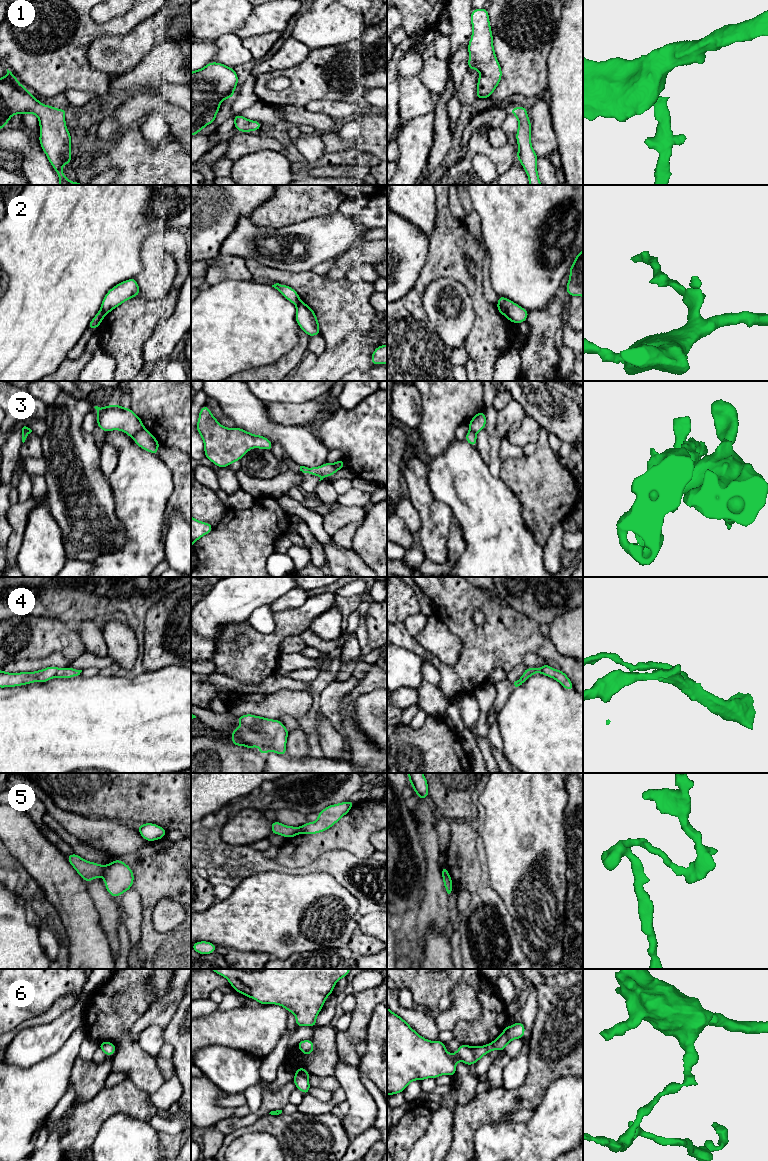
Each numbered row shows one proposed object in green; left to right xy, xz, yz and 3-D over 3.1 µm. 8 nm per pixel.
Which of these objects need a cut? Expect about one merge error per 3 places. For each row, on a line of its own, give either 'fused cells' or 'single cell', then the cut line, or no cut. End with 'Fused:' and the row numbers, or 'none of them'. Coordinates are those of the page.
1: single cell | no cut
2: fused cells | yz (497, 304), (509, 318)
3: fused cells | xy (144, 428), (132, 437)
4: single cell | no cut
5: fused cells | xy (104, 866), (104, 871), (101, 875)
6: fused cells | xz (295, 1073), (307, 1077)
Fused: 2, 3, 5, 6

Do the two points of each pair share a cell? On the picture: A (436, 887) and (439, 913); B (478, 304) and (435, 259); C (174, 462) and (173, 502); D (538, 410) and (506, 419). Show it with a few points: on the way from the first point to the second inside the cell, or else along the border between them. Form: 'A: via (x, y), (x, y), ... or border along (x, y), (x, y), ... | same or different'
A: via (436, 893), (436, 907) | same
B: via (475, 290), (449, 262) | same
C: via (180, 472), (180, 492) | same
D: border along (511, 398), (521, 406), (525, 415) | different

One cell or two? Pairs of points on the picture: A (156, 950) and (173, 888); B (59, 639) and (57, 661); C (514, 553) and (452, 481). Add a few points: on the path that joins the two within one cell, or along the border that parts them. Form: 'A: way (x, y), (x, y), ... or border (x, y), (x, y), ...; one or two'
A: way (148, 932), (147, 906), (155, 896); one
B: border (35, 658), (60, 653), (72, 660); two
C: way (496, 535), (492, 521), (470, 499); one

